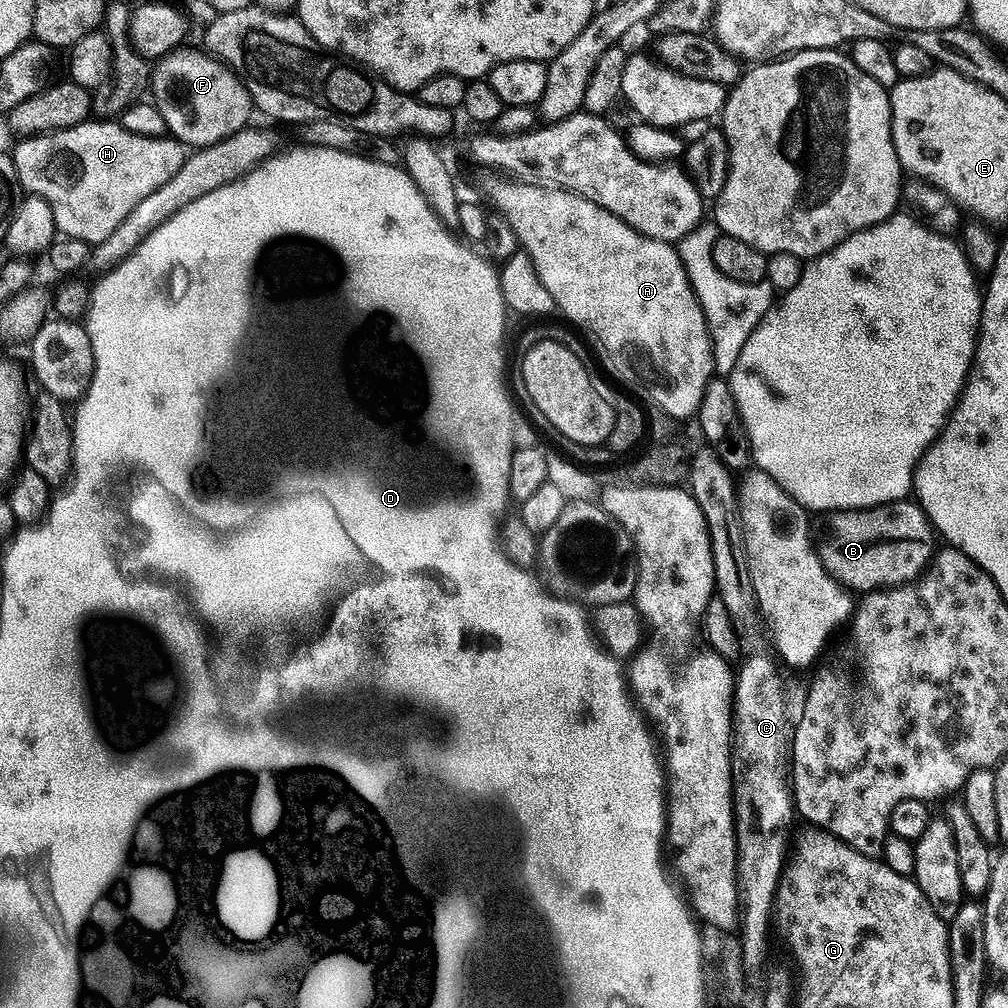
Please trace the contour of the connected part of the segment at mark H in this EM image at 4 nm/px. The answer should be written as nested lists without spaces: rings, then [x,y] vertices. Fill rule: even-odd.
[[[89,118],[78,126],[48,132],[44,136],[25,136],[15,143],[16,149],[11,149],[10,155],[21,189],[48,203],[54,214],[57,233],[70,240],[81,240],[90,246],[110,237],[114,228],[130,214],[134,206],[138,206],[138,202],[142,202],[142,198],[146,198],[146,194],[154,194],[158,186],[170,182],[170,178],[178,174],[186,155],[185,145],[171,135],[134,134],[108,118]]]

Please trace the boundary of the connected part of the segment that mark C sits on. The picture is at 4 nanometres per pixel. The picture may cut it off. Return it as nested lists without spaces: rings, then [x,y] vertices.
[[[745,659],[738,670],[743,672],[744,680],[738,676],[734,680],[734,690],[740,693],[740,756],[748,760],[748,772],[744,772],[744,788],[732,788],[732,814],[738,812],[760,812],[762,820],[776,822],[781,829],[788,824],[787,820],[794,816],[794,801],[790,791],[790,757],[792,755],[792,739],[796,727],[804,717],[805,693],[784,692],[784,680],[780,677],[779,667],[773,664],[752,664]]]

